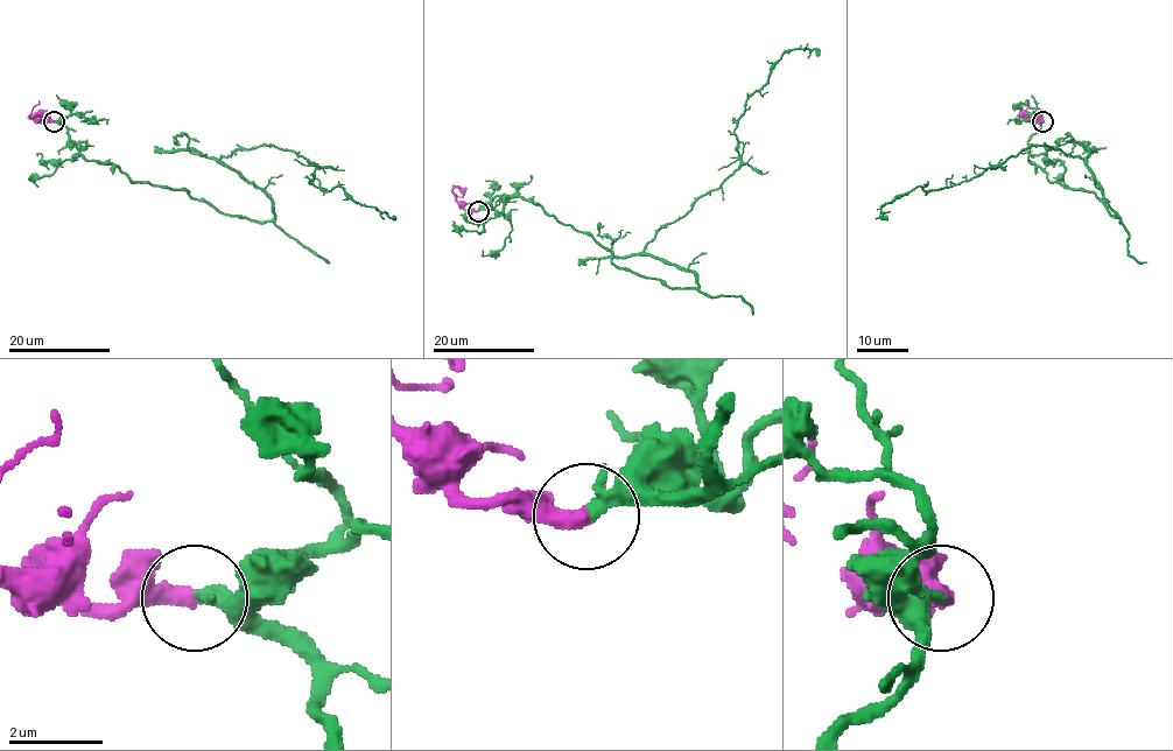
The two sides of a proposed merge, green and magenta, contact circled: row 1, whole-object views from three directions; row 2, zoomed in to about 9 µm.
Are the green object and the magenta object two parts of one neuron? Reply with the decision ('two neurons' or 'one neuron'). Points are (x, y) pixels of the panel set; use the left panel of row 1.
one neuron

